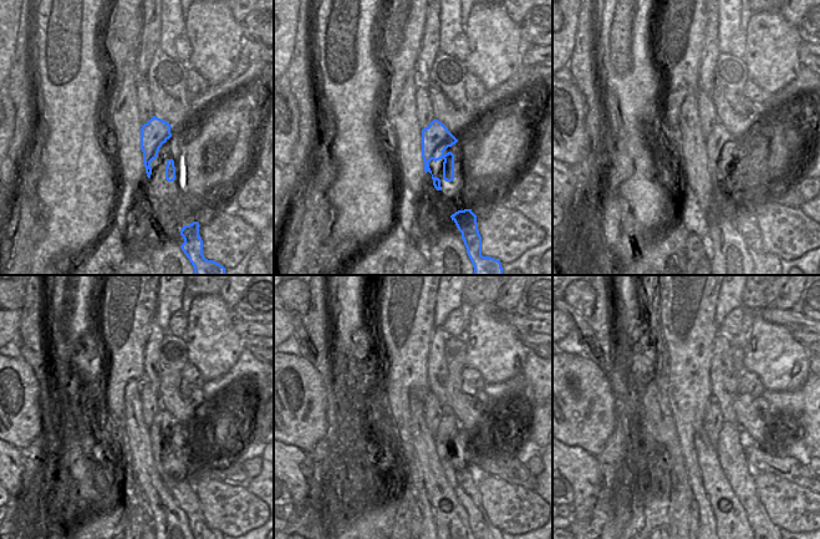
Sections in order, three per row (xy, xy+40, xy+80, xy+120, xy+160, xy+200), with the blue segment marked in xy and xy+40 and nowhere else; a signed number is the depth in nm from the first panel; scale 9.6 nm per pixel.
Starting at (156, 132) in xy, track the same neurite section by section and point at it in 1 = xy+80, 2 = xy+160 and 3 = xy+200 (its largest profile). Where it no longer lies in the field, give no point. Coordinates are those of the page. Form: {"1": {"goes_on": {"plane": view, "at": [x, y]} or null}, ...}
{"1": {"goes_on": {"plane": "xy+80", "at": [722, 151]}}, "2": {"goes_on": {"plane": "xy+160", "at": [451, 437]}}, "3": {"goes_on": {"plane": "xy+200", "at": [740, 476]}}}

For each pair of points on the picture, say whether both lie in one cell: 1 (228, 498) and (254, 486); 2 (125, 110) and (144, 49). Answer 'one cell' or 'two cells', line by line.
1: two cells
2: two cells

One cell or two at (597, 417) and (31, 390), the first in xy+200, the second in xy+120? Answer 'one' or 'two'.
two

